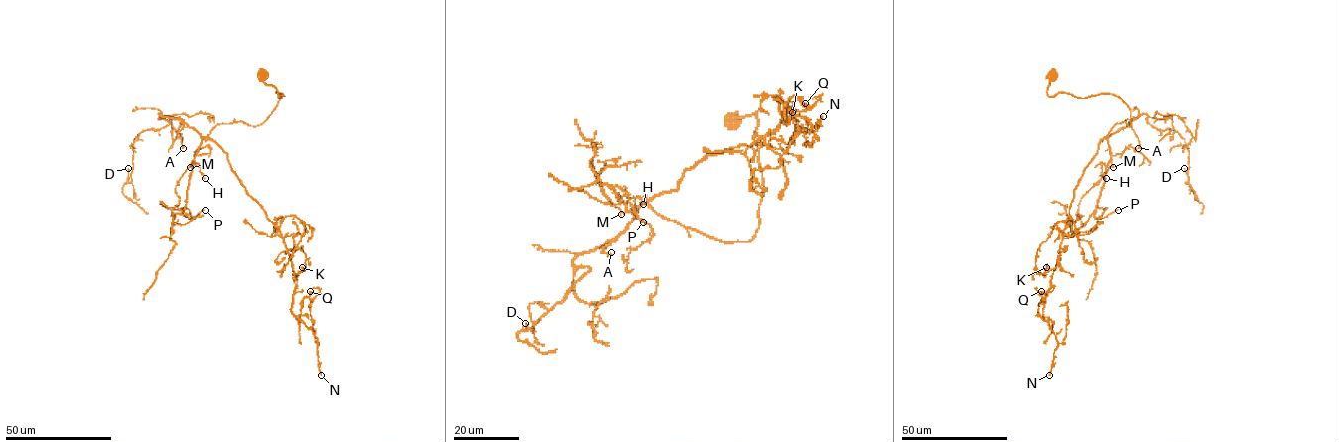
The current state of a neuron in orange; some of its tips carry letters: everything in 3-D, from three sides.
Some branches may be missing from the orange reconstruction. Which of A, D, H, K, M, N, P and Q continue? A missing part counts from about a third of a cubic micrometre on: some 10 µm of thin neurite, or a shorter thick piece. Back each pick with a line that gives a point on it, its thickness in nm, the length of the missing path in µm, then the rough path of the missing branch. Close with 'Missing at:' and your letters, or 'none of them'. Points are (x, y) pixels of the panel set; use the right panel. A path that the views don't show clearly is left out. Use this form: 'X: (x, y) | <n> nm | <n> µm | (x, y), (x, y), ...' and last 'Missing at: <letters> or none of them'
M: (1113, 167) | 160 nm | 15 µm | (1113, 167), (1119, 173), (1110, 184)
N: (1049, 375) | 280 nm | 40 µm
Missing at: M, N

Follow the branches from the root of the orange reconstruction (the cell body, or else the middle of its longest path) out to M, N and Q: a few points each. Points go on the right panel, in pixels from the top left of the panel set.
M: (1052, 76), (1049, 96), (1111, 94), (1129, 107), (1131, 125), (1116, 123), (1105, 137), (1113, 167)
N: (1052, 76), (1049, 96), (1114, 94), (1131, 125), (1101, 141), (1074, 191), (1038, 305), (1058, 342), (1049, 375)
Q: (1052, 76), (1049, 96), (1114, 94), (1131, 125), (1101, 141), (1075, 189), (1043, 317), (1041, 291)

